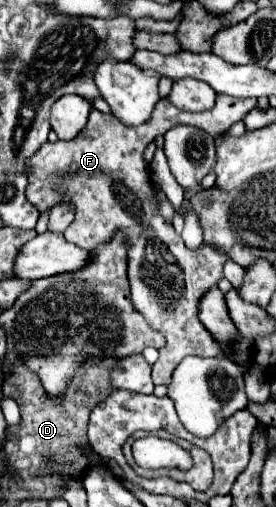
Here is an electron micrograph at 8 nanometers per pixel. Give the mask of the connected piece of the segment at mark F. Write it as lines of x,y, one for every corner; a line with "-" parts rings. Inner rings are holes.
216,94
216,104
212,110
194,114
194,112
182,112
168,98
162,98
156,104
156,110
154,110
150,122
146,122
142,126
124,126
114,116
92,110
88,126
74,140
70,140
70,142
58,140
54,144
46,142
34,156
30,156
26,160
26,176
28,176
26,194
28,194
28,200
40,212
52,208
60,200
72,200
74,202
76,218
74,218
72,226
64,232
64,238
68,242
74,242
76,246
86,248
86,250
94,250
96,244
110,242
114,232
124,234
124,240
128,244
128,280
130,280
132,304
150,322
152,328
156,328
158,332
162,332
166,336
166,346
160,350
160,358
152,366
152,382
154,384
164,384
164,386
170,384
174,368
188,354
196,354
196,356
204,356
204,358
206,356
220,356
218,344
214,342
210,332
198,320
198,300
202,298
202,292
206,292
218,284
218,280
222,278
222,264
226,264
226,260
230,256
226,256
224,252
218,252
218,248
210,248
210,244
206,244
206,242
202,244
202,248
196,248
194,252
190,252
184,246
180,234
176,234
174,226
170,222
166,222
160,214
160,202
158,202
156,190
150,184
150,174
148,174
148,166
144,164
142,152
152,140
156,140
156,136
166,134
170,128
180,126
180,124
196,126
196,128
202,128
204,132
208,132
210,136
218,136
218,134
226,132
234,122
242,120
242,116
246,116
254,106
256,106
254,98
232,98
226,94
-
158,266
162,270
168,268
172,272
172,276
164,274
164,278
172,280
170,286
162,284
160,276
156,282
150,280
150,274
156,272

